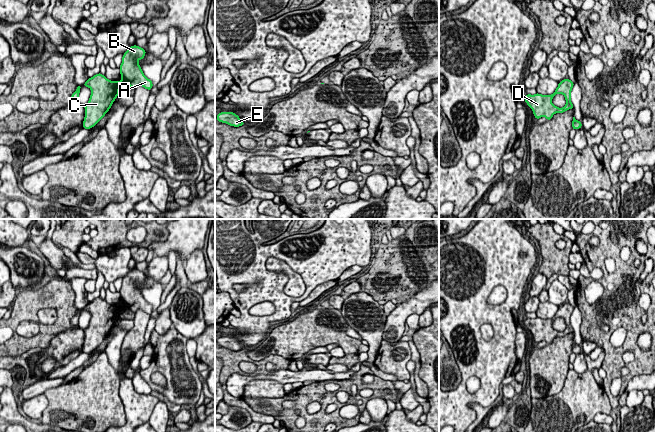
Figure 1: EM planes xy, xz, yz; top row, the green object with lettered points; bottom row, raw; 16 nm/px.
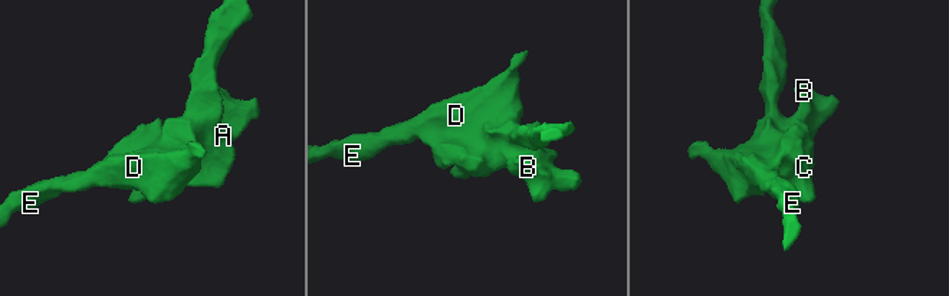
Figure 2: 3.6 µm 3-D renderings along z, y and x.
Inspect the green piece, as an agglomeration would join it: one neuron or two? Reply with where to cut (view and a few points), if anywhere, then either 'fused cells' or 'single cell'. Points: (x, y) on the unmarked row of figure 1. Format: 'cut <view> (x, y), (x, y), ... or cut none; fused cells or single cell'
cut none; single cell

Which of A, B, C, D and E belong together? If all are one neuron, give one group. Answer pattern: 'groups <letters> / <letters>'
groups A B C D E

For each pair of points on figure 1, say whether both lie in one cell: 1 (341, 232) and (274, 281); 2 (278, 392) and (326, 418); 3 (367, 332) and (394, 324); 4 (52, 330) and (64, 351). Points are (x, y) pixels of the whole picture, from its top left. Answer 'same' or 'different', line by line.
1: same
2: different
3: different
4: different

